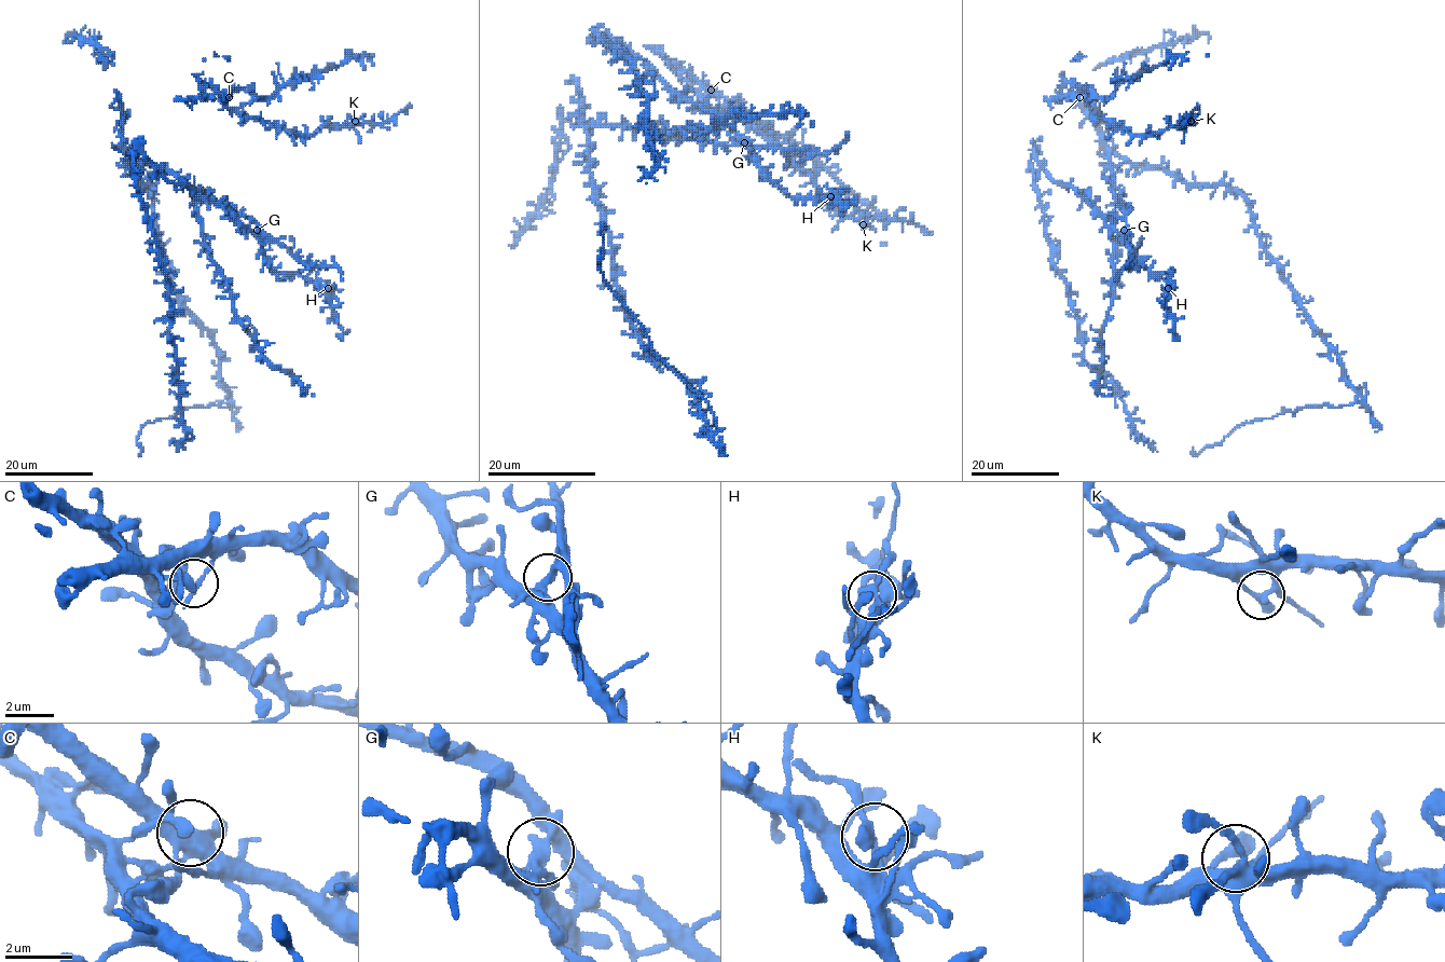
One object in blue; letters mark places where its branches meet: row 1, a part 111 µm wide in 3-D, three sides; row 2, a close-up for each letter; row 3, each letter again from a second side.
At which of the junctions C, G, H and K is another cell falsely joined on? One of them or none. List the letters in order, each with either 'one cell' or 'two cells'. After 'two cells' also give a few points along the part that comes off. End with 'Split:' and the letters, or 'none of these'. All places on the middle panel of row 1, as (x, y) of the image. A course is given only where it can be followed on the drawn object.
C: one cell
G: one cell
H: one cell
K: one cell
Split: none of these

